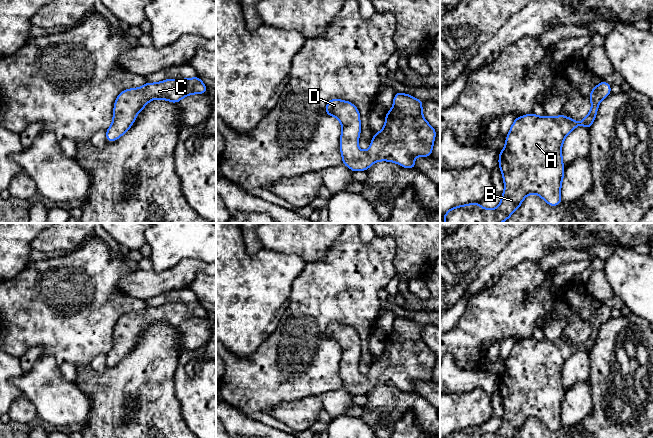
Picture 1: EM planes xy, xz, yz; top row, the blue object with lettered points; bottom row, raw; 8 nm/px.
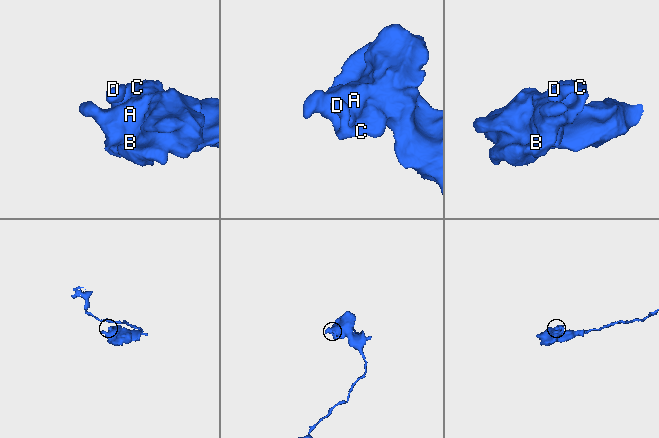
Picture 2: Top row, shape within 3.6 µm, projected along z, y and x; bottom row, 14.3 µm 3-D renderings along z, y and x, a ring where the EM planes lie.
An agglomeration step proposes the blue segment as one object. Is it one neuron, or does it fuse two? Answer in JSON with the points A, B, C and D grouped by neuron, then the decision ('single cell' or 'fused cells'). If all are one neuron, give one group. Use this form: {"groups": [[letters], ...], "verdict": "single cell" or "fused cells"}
{"groups": [["A", "B", "C", "D"]], "verdict": "single cell"}

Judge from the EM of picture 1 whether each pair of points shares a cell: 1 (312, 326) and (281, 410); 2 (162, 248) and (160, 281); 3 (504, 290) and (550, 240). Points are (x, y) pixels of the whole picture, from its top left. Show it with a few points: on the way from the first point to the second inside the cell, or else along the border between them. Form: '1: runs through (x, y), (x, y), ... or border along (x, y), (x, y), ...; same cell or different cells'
1: border along (307, 396), (294, 401), (280, 402), (266, 412); different cells
2: border along (182, 260), (162, 271), (151, 270); different cells
3: border along (537, 261), (524, 260), (510, 269); different cells

